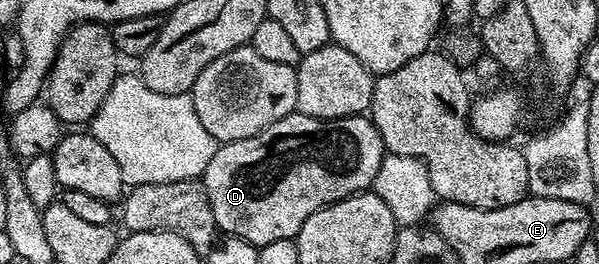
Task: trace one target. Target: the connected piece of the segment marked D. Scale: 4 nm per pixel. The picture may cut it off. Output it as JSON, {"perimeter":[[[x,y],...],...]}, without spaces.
{"perimeter":[[[296,112],[285,116],[281,120],[277,120],[277,124],[269,124],[269,128],[257,132],[257,136],[249,136],[245,140],[237,140],[236,142],[222,143],[216,149],[213,160],[209,160],[201,181],[205,192],[209,196],[209,208],[213,208],[213,220],[216,227],[224,235],[240,238],[249,244],[261,247],[265,244],[273,244],[273,240],[294,239],[301,232],[305,220],[309,220],[309,216],[313,216],[313,212],[317,212],[334,202],[345,200],[354,194],[370,191],[374,184],[374,178],[377,176],[378,168],[381,167],[384,155],[383,141],[370,117],[354,114],[348,118],[314,118],[313,116],[305,116]]]}

